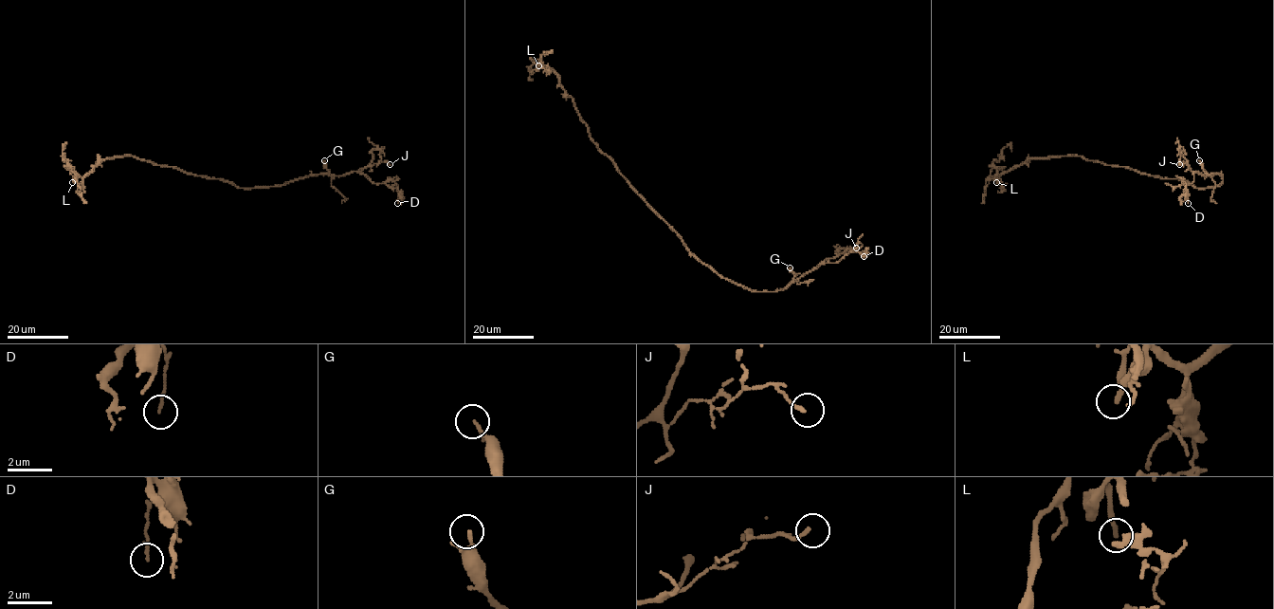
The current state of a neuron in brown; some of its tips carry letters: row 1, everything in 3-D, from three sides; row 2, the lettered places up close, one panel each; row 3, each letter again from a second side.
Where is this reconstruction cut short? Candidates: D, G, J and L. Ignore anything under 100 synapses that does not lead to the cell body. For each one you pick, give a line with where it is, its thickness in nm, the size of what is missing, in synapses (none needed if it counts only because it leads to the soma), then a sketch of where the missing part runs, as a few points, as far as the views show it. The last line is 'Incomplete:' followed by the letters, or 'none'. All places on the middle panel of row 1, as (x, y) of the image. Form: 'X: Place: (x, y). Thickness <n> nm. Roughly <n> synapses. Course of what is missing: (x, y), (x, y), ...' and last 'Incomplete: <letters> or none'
Incomplete: none

